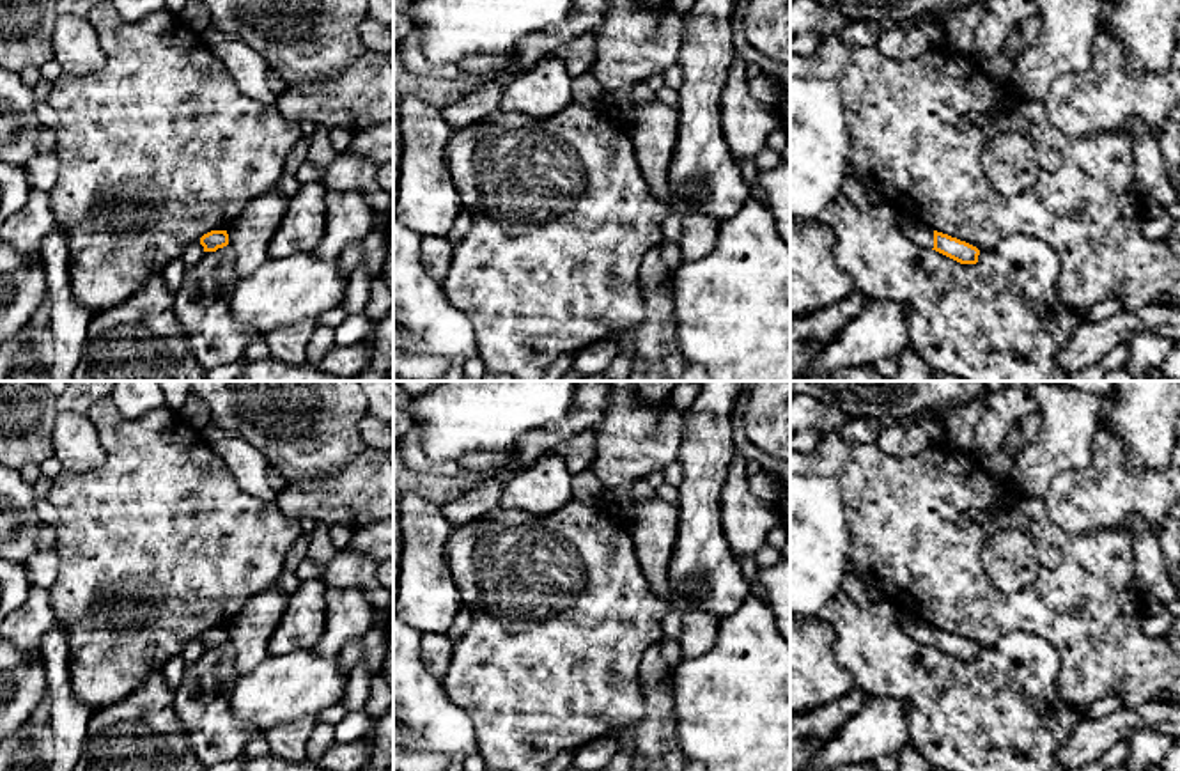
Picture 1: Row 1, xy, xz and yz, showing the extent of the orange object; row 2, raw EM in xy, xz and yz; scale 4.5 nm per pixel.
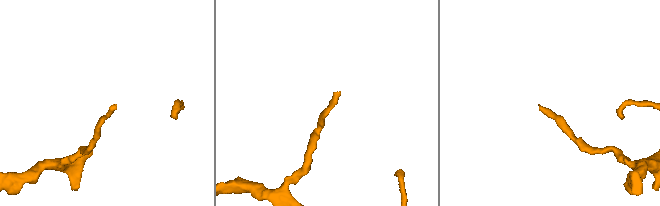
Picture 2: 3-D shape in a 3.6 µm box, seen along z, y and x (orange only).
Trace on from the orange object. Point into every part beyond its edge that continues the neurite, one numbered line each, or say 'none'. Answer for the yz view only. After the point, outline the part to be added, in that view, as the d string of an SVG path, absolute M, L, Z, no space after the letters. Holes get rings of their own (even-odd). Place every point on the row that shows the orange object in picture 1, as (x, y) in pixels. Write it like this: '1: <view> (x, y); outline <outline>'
1: yz (922, 234); outline M898 216L897 225L902 234L918 246L927 250L934 248L934 230L928 225L911 220L907 216Z

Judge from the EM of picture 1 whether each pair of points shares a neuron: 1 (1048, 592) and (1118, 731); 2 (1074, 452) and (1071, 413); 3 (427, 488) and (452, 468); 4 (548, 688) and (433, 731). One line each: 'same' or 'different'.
1: different
2: same
3: different
4: different

